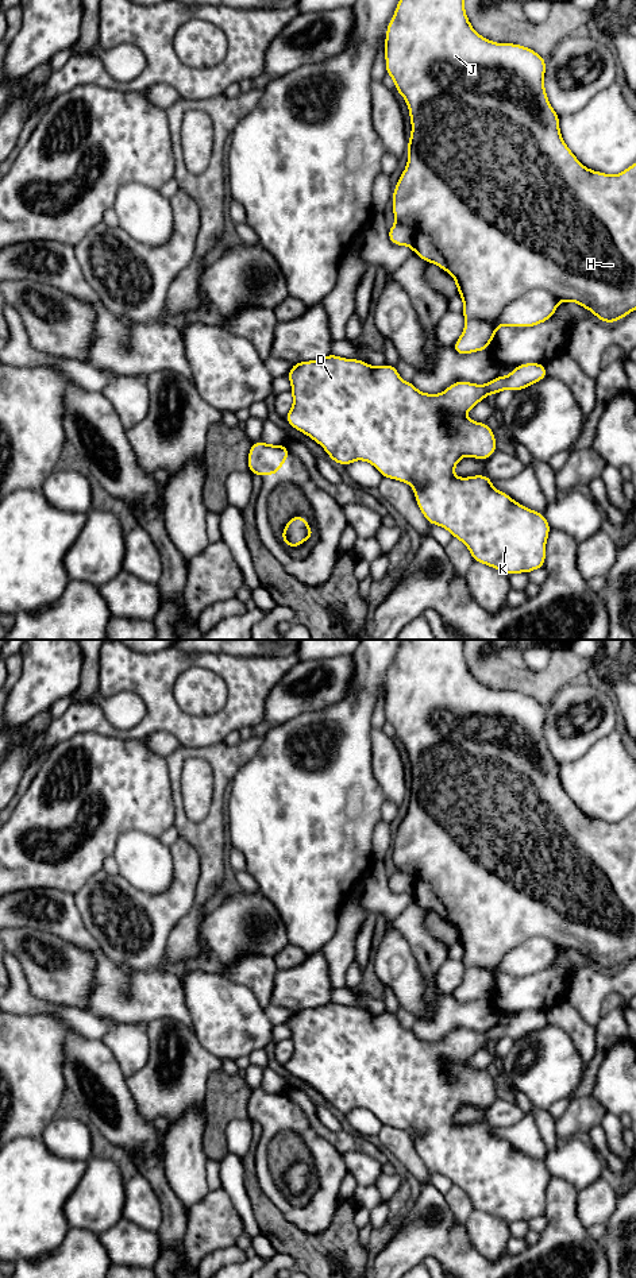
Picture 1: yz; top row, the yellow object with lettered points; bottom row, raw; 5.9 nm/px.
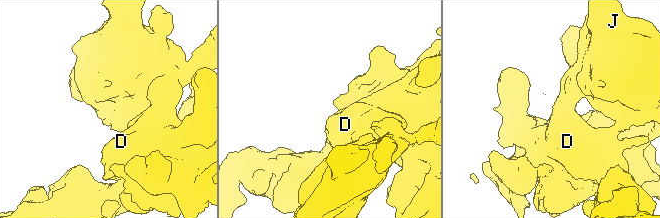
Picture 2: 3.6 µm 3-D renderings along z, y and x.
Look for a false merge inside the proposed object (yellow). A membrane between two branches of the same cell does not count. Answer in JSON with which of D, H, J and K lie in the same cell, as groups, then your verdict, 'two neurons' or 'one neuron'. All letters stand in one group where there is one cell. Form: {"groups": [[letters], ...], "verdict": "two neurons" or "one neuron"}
{"groups": [["D", "H", "J", "K"]], "verdict": "one neuron"}

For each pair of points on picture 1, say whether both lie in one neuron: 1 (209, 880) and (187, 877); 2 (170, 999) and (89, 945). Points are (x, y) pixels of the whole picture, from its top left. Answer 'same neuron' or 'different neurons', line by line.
1: different neurons
2: same neuron

